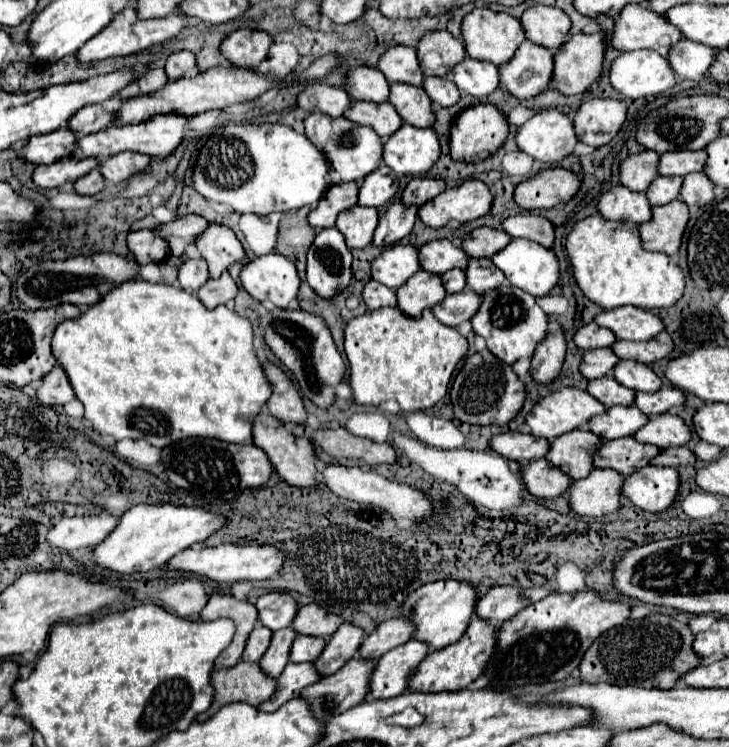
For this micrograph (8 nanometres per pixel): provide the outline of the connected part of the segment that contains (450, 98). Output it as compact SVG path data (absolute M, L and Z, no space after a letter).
M426 77L422 83L422 89L430 97L432 103L440 107L450 107L460 99L460 91L450 79L440 79L440 77Z

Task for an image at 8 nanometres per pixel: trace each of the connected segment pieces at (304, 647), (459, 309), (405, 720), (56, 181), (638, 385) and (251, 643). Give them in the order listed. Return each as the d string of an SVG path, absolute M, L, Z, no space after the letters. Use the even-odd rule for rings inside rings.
M300 635L300 637L296 637L296 641L292 643L290 661L294 661L294 663L298 663L298 661L316 661L316 657L322 655L322 649L324 649L324 647L326 647L326 639Z
M464 289L462 293L454 293L454 295L446 295L442 305L434 305L432 313L434 317L448 325L448 327L456 327L462 321L468 321L474 317L474 313L480 307L482 297L470 289Z
M406 709L402 713L396 713L394 717L386 717L386 721L390 721L390 725L402 725L410 729L414 725L422 725L422 715L416 709Z
M64 157L60 161L54 161L50 165L36 165L36 171L32 175L32 181L40 189L54 189L62 183L72 183L78 177L86 175L90 169L98 167L98 159L72 159Z
M630 359L618 361L618 365L614 367L614 379L618 379L620 385L624 387L630 387L634 391L644 391L644 393L654 393L662 385L660 377L648 365Z
M262 625L256 627L248 637L248 643L246 643L242 659L244 661L260 661L262 655L266 653L266 649L270 647L270 639L272 639L272 631L270 629L266 629Z

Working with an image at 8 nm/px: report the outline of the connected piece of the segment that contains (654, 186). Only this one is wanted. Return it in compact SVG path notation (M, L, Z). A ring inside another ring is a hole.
M656 177L650 183L650 189L646 189L646 197L650 205L666 205L678 199L680 185L682 185L682 177Z

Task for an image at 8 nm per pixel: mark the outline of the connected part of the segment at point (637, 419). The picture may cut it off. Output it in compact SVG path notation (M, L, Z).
M616 405L594 417L588 427L602 439L618 439L634 435L646 421L648 417L636 405Z

